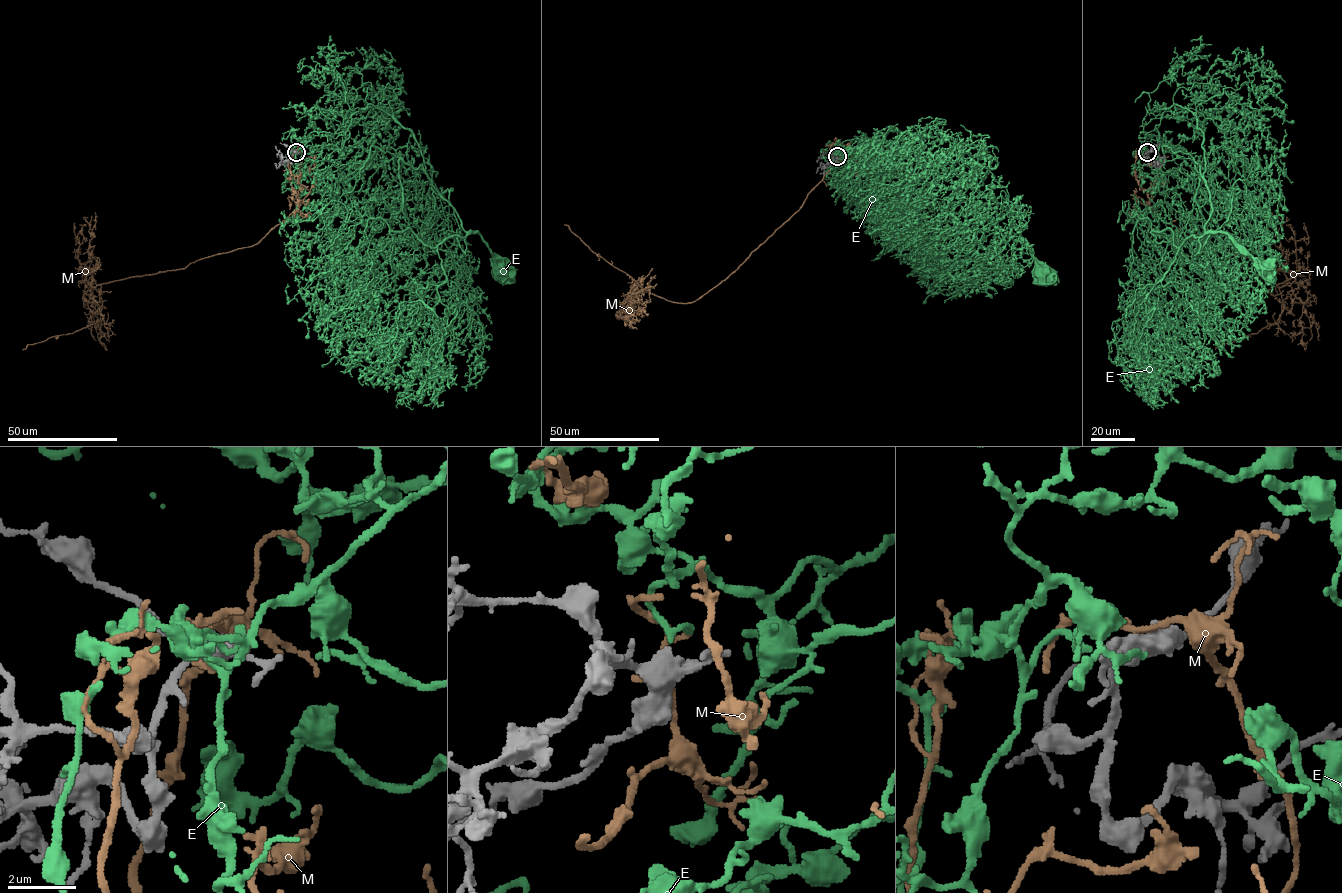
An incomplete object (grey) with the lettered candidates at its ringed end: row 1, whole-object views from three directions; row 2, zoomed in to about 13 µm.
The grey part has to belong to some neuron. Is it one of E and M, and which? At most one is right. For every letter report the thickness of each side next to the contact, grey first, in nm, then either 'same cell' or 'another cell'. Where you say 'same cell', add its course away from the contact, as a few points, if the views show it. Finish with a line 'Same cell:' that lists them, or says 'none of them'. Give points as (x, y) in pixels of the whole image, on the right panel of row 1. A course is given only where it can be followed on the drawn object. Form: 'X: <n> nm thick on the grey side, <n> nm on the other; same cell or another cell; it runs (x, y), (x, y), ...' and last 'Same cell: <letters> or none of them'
E: 340 nm thick on the grey side, 150 nm on the other; same cell; it runs (1146, 151), (1140, 132), (1165, 109), (1187, 108), (1203, 133), (1206, 231), (1227, 232), (1264, 267)
M: 500 nm thick on the grey side, 180 nm on the other; another cell
Same cell: E

